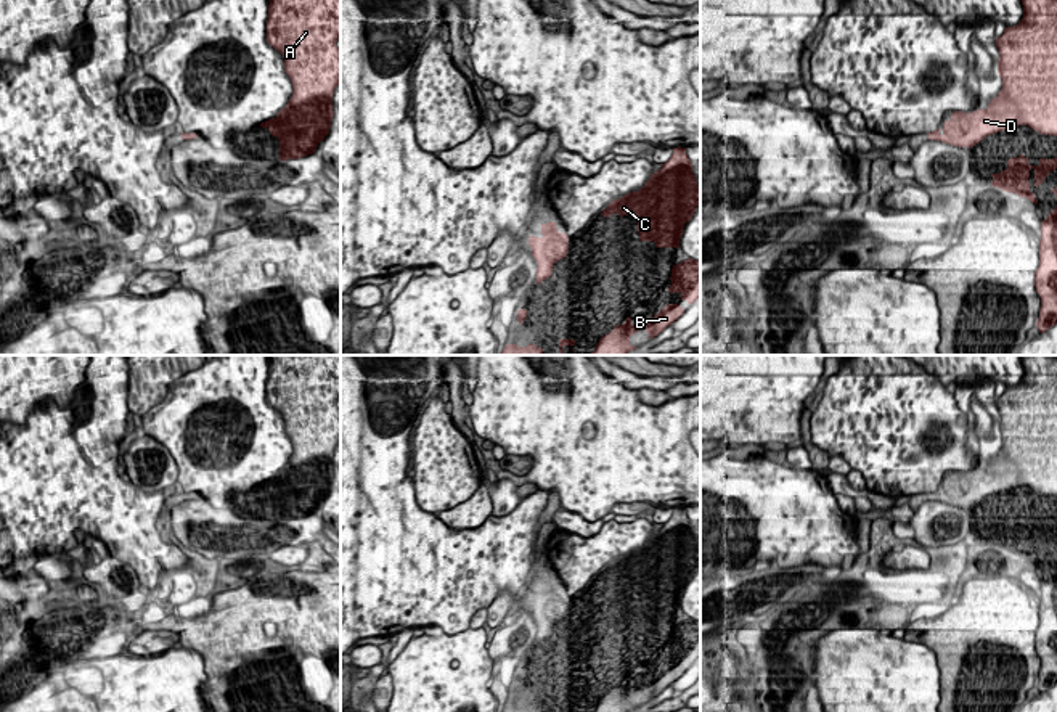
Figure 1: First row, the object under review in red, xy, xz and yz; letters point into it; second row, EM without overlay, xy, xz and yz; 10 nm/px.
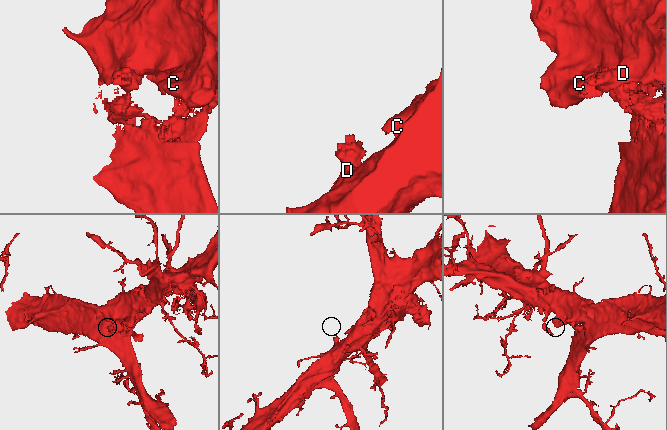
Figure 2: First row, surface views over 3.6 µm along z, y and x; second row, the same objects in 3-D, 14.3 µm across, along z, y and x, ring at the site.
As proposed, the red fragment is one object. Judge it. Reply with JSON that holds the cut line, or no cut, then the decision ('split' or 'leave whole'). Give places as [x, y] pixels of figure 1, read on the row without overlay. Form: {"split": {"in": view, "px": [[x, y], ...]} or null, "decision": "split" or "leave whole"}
{"split": null, "decision": "leave whole"}

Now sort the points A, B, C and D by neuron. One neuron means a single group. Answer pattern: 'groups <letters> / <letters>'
groups A B C D

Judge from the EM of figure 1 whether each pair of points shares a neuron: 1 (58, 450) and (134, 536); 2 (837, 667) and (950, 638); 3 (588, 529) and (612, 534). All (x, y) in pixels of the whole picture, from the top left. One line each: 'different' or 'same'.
1: same
2: different
3: different

